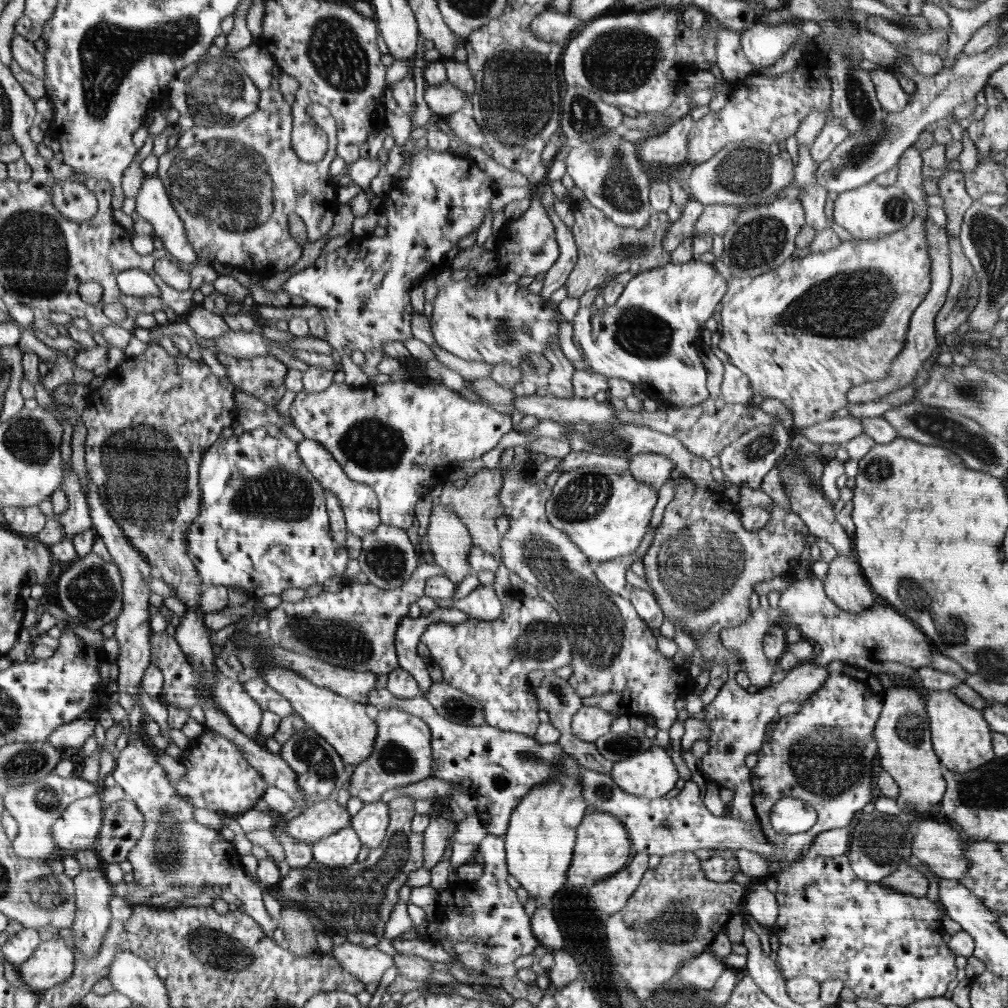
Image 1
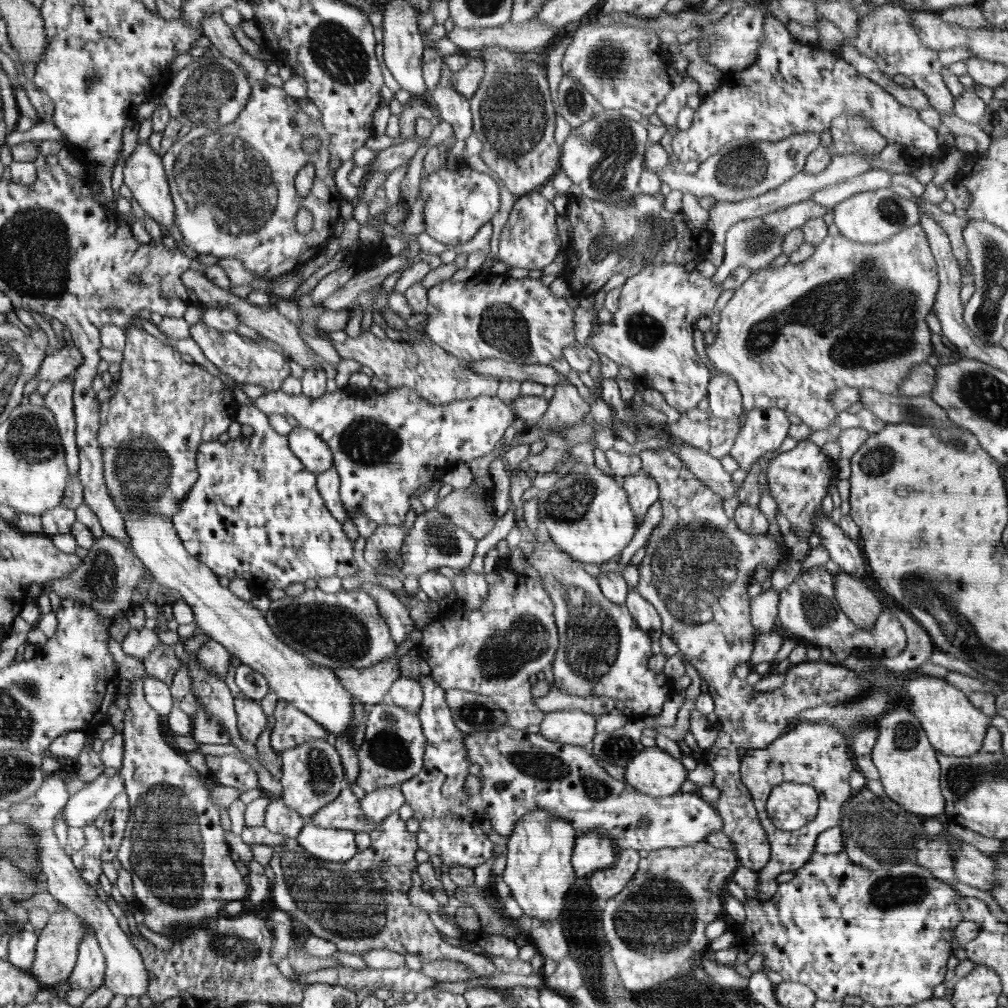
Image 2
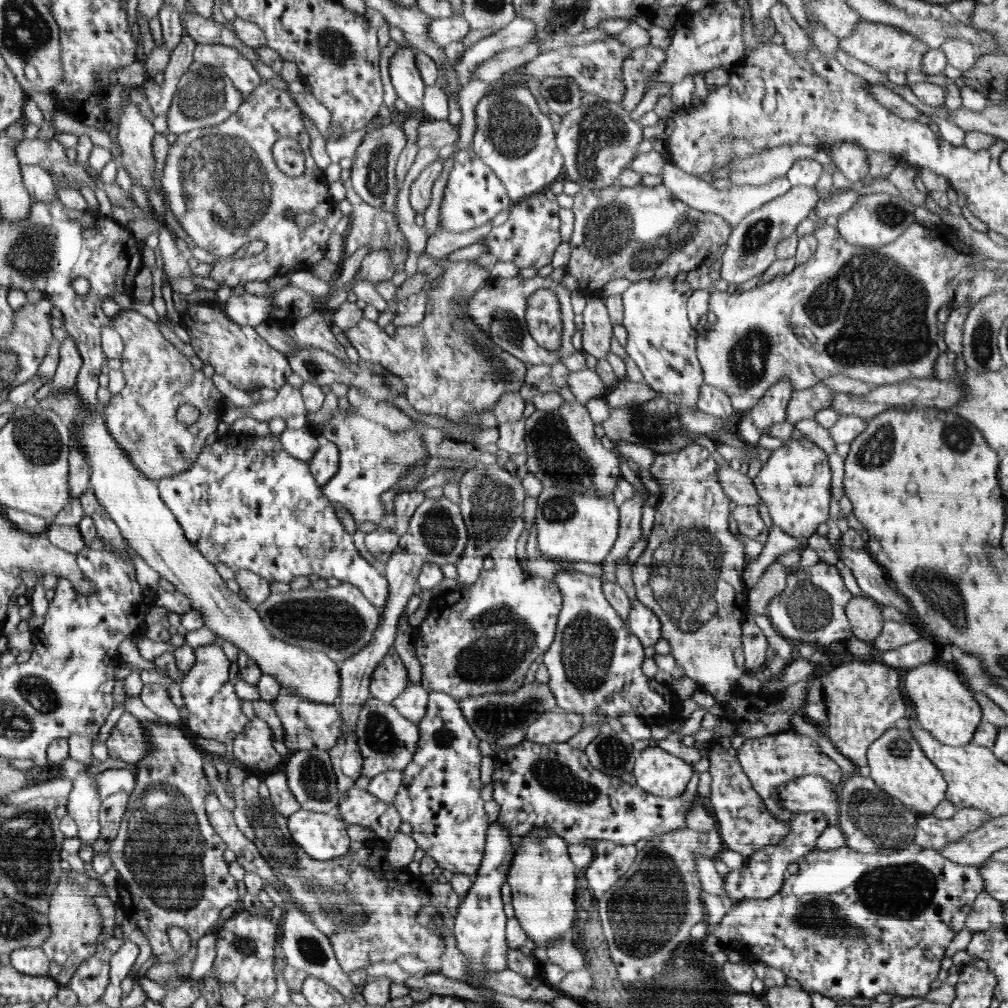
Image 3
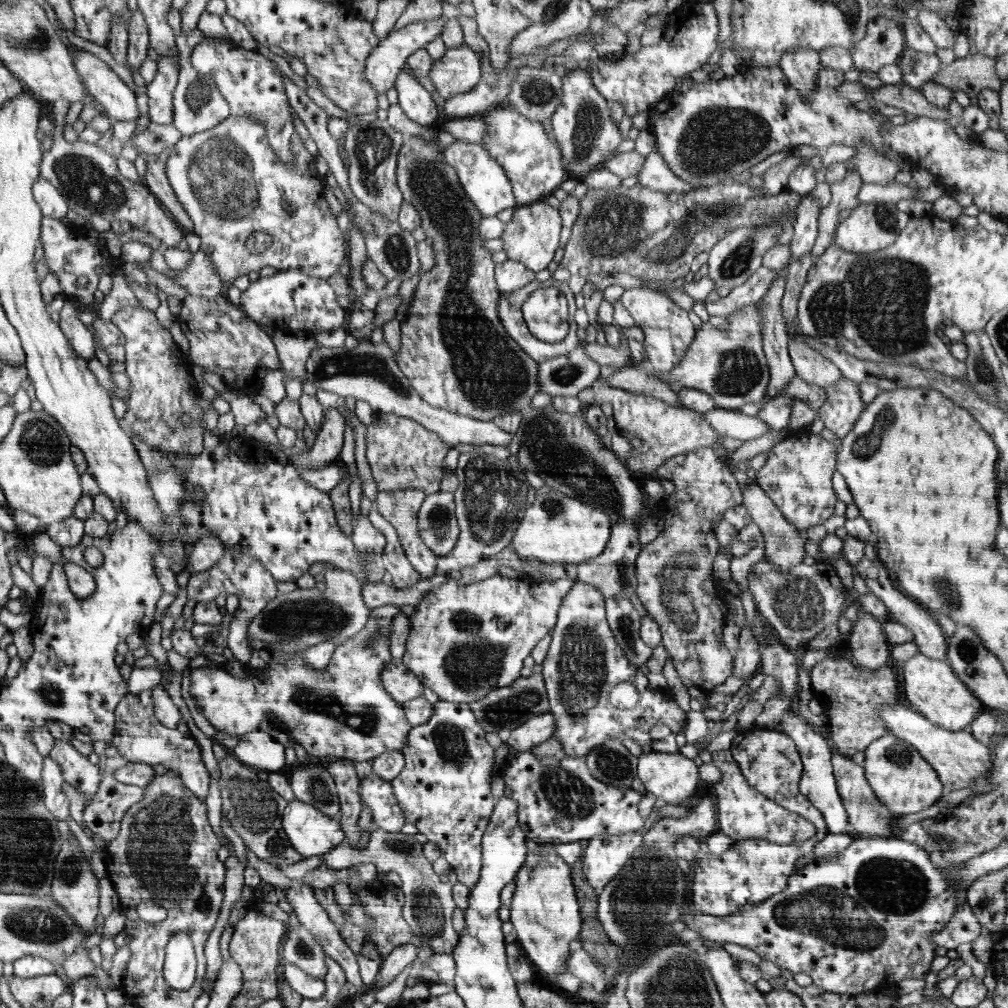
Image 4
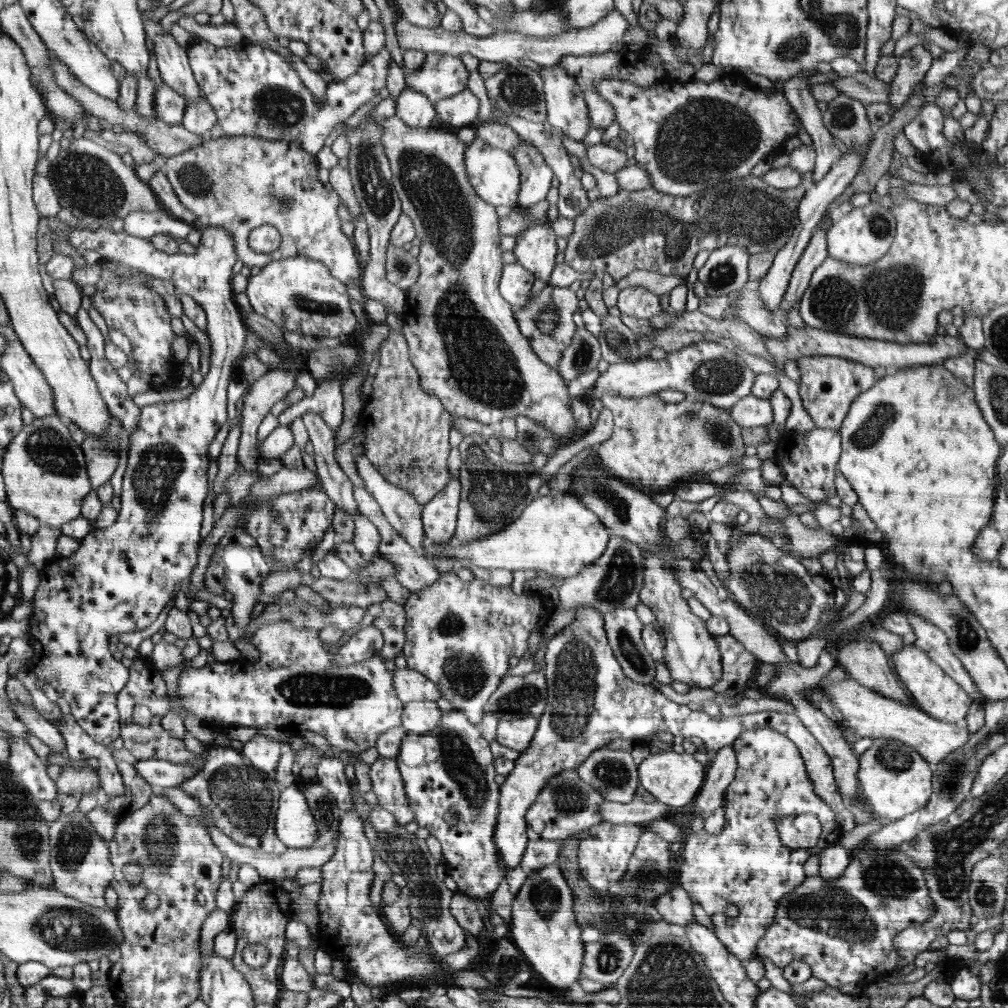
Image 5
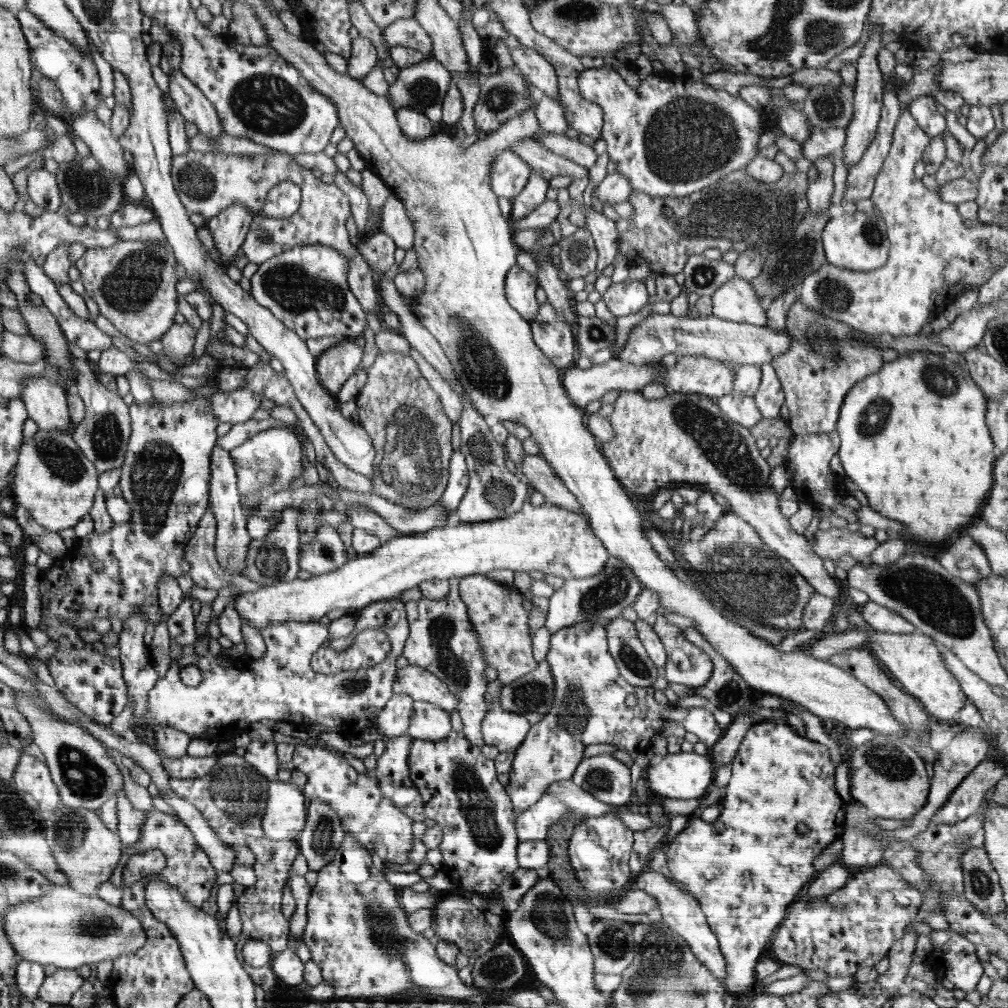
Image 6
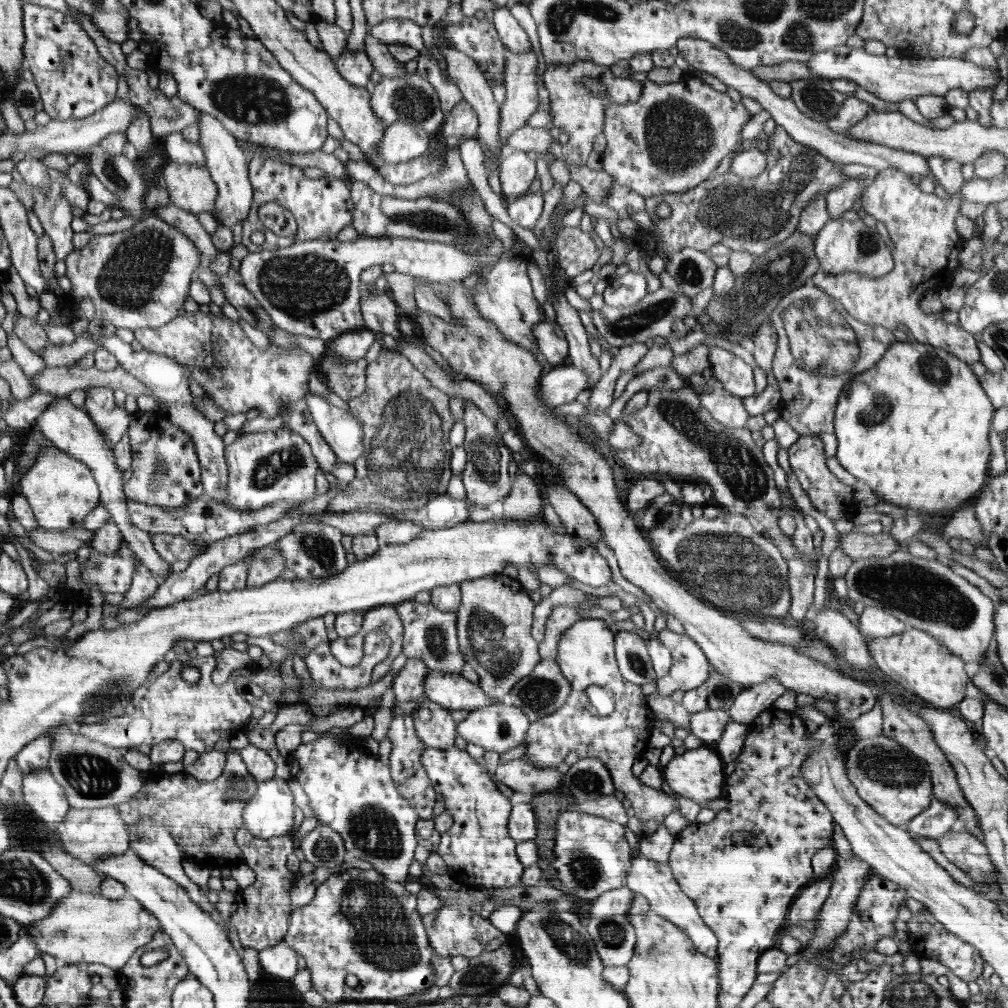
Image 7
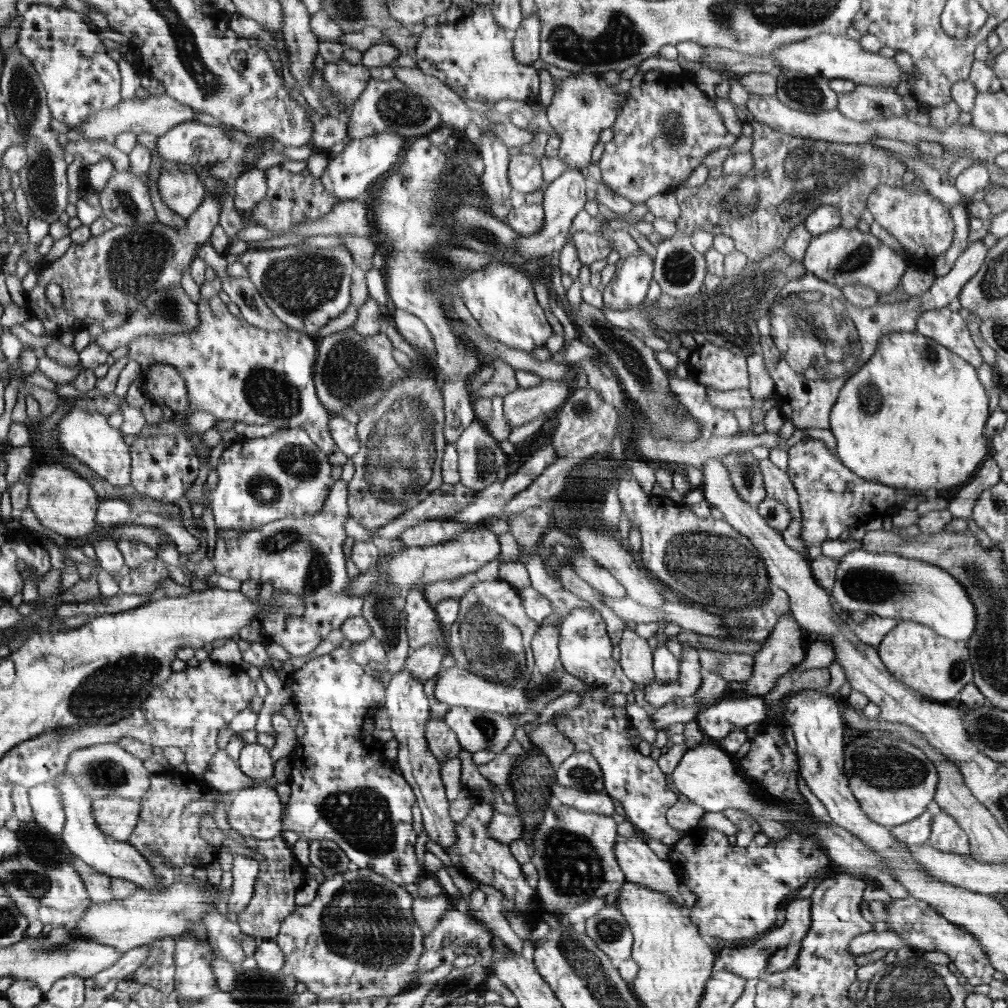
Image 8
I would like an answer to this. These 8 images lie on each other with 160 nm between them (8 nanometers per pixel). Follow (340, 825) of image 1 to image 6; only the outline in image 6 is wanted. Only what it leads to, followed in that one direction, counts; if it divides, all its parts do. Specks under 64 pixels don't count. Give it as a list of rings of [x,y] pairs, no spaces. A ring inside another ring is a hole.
[[[406,732],[394,740],[385,741],[386,750],[377,758],[375,773],[386,798],[393,799],[414,821],[424,821],[425,805],[419,790],[410,778],[408,765],[408,751],[412,740]]]

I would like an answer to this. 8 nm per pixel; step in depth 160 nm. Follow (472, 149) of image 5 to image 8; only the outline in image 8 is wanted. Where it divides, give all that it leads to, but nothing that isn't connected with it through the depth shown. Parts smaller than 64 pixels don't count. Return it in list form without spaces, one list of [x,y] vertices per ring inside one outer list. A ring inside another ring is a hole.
[[[522,153],[509,156],[508,182],[512,190],[525,195],[544,189],[546,183],[543,181],[540,157]]]

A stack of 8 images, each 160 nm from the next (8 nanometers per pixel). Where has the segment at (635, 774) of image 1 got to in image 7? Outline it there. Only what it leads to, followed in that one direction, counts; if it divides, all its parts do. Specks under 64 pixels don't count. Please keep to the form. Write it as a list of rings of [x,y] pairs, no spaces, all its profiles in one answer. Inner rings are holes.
[[[704,745],[696,750],[687,750],[684,754],[675,756],[668,762],[668,765],[661,768],[661,773],[663,780],[666,780],[673,791],[684,798],[690,798],[702,807],[711,800],[725,798],[724,766],[715,748]]]

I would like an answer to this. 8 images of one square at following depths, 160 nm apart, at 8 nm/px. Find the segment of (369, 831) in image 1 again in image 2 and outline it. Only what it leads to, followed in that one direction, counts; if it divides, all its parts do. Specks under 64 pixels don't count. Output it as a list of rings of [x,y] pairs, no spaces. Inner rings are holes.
[[[399,785],[387,786],[367,792],[361,800],[363,813],[376,825],[397,812],[405,803]]]

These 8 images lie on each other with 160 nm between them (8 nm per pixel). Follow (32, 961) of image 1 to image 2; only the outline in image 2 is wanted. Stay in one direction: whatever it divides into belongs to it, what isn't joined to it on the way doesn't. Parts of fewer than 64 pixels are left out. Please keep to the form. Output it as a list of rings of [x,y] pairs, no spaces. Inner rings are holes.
[[[70,909],[57,911],[49,916],[46,926],[38,932],[35,959],[30,974],[43,987],[52,988],[67,982],[77,964],[82,939],[87,935],[87,928]]]

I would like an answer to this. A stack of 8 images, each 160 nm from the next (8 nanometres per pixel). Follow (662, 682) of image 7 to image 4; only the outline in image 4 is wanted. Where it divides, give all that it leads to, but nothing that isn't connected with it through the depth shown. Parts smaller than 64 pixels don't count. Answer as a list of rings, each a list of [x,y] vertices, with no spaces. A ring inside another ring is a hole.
[[[705,446],[693,450],[688,454],[679,454],[663,462],[657,472],[662,478],[666,478],[675,484],[674,493],[665,497],[656,505],[656,514],[665,520],[665,527],[656,536],[640,549],[637,563],[636,576],[638,586],[637,596],[646,608],[656,624],[660,626],[661,642],[668,652],[678,672],[678,677],[687,678],[693,686],[709,693],[712,689],[723,684],[733,675],[734,663],[732,654],[727,650],[723,641],[723,629],[727,622],[726,615],[722,614],[722,605],[718,605],[718,599],[727,592],[724,587],[715,589],[715,593],[707,595],[702,591],[702,584],[706,580],[718,581],[714,577],[712,564],[720,548],[718,539],[714,533],[714,522],[723,519],[725,510],[743,502],[743,493],[738,487],[735,474],[730,471],[724,458],[718,457],[713,448]]]

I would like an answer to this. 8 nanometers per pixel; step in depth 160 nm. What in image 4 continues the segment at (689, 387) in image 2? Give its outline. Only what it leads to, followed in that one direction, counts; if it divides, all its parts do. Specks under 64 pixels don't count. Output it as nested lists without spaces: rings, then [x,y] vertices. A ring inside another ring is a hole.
[[[648,287],[625,290],[619,301],[628,309],[635,325],[644,332],[643,342],[648,356],[637,365],[647,372],[654,372],[656,376],[670,373],[686,355],[690,343],[695,337],[695,328],[688,317],[688,311],[677,306],[674,301],[666,297],[663,292]]]

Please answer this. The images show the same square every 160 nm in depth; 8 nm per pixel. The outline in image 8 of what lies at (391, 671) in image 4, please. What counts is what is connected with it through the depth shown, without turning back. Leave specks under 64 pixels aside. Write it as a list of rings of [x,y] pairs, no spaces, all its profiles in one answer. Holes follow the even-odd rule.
[[[461,666],[454,668],[442,668],[436,680],[434,694],[440,702],[450,706],[472,707],[486,712],[497,712],[500,714],[512,715],[524,714],[531,707],[529,697],[526,696],[524,687],[502,686],[494,684],[484,678],[476,677]]]

